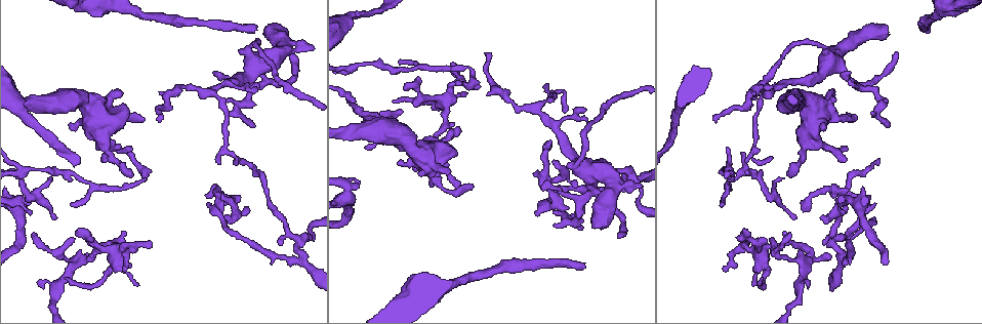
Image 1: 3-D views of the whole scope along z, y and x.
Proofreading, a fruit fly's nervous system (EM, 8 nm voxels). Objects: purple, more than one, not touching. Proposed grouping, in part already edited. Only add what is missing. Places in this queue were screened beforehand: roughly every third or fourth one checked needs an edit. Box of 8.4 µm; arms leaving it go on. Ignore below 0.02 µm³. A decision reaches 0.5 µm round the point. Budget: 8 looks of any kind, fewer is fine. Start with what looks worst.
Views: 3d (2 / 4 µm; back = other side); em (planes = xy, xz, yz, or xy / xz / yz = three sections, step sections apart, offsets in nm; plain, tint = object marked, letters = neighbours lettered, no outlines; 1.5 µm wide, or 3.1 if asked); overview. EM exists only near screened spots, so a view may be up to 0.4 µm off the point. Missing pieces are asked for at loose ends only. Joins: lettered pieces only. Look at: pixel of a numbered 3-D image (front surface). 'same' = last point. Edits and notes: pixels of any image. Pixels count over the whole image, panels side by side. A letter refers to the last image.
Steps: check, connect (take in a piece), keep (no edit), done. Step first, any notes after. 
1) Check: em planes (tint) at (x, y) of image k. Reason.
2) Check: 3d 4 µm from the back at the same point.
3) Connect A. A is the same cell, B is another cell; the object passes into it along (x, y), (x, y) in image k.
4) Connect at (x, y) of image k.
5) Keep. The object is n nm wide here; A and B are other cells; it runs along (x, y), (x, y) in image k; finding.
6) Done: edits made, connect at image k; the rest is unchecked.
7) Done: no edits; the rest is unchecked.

Check: 3d 2 µm at (255, 28) of image 1. End of a long branch.

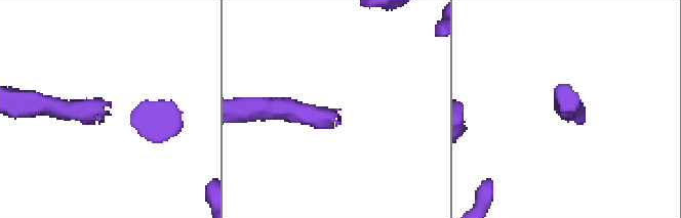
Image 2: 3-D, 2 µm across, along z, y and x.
Check: em planes (letters) at (107, 105) of image 2.

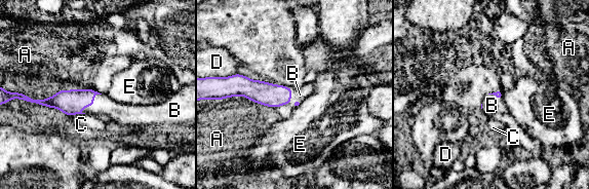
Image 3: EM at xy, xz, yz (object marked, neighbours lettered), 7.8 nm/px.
Connect B. The longest contact is with B, 220 nm; B is the same cell, A, C, D and E are other cells; it goes on there.

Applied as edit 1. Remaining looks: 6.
Check: overview.

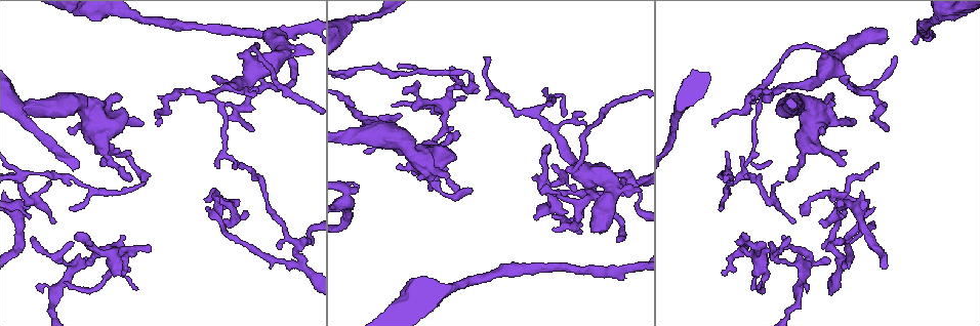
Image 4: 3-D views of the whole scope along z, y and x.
Check: em planes (letters) at (447, 178) of image 4.

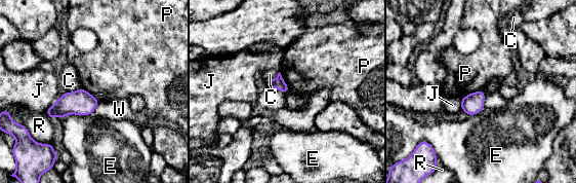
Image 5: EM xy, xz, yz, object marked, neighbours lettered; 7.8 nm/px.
Keep. The longest contact is with E, 240 nm; C, E, J, P, R and W are other cells; a border runs along (279, 72), (289, 92) in image 5; no lettered piece goes on from it.

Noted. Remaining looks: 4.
Check: em xy step 4 (letters) at (125, 273) of image 4. Tapers out.

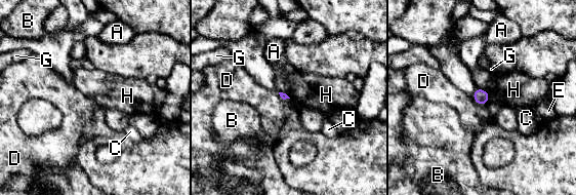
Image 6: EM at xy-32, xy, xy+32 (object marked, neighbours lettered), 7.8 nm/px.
Keep. A, B, C, D, E, G and H are other cells; a border runs along (478, 87), (488, 93) in image 6; none of them fits.

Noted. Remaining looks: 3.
Done: edits made, connect at image 3; the rest is unchecked.

